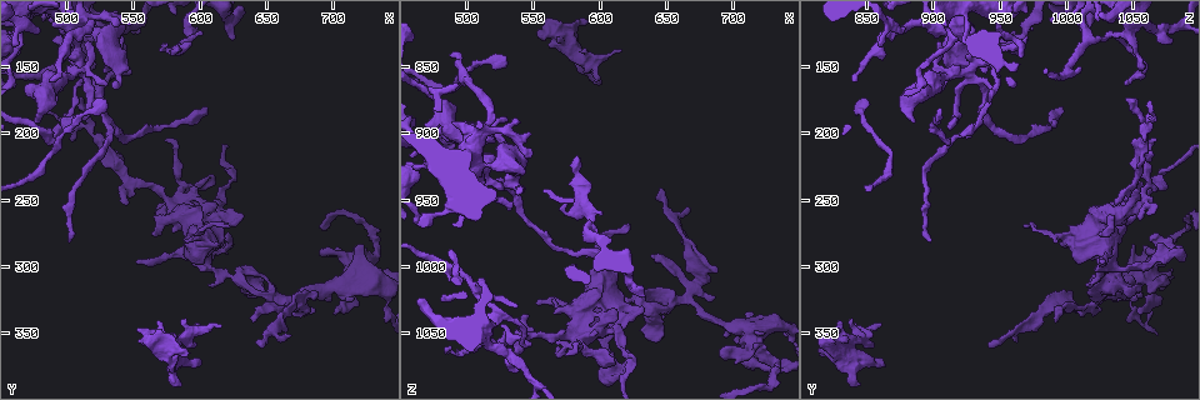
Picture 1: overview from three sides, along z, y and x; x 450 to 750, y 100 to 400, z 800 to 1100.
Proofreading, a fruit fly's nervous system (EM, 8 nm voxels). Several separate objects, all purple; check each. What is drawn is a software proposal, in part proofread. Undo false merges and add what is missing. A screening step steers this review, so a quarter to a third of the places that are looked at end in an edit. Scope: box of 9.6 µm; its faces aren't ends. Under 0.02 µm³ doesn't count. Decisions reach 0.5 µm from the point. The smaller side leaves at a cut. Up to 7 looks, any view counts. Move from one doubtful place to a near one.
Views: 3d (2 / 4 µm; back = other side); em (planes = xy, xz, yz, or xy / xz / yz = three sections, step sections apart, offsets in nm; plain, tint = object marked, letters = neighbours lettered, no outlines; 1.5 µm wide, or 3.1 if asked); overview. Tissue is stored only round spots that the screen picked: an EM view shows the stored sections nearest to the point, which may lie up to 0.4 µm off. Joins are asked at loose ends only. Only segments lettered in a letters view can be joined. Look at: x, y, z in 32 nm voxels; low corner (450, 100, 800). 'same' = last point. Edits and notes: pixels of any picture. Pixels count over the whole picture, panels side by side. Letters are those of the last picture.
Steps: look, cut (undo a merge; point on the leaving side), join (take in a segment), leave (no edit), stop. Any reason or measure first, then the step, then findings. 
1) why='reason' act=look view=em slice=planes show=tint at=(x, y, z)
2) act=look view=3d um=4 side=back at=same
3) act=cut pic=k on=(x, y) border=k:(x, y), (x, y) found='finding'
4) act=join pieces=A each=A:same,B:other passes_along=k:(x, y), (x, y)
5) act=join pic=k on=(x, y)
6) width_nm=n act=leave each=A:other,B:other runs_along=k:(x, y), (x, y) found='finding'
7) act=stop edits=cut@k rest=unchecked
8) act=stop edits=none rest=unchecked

why='sharp bend' act=look view=3d um=2 at=(714, 306, 1052)

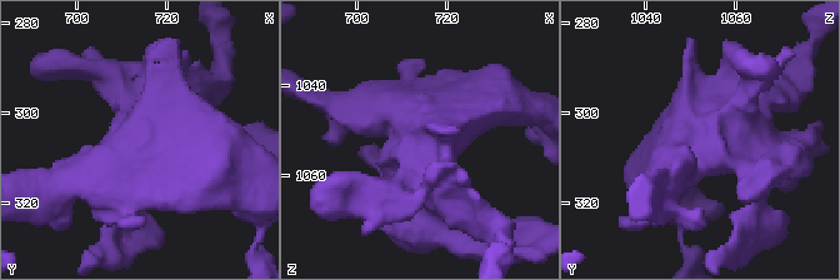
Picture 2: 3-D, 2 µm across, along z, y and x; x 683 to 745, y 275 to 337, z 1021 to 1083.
why='shape alone is not enough' act=look view=em slice=planes show=letters at=(713, 308, 1049)

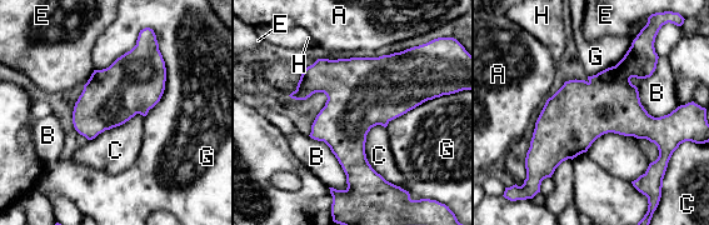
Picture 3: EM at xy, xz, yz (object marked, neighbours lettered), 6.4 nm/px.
longest_contact=G:500nm act=leave each=A:other,B:other,C:other,E:other,G:other,H:other border=3:(377, 124), (365, 158), (383, 176) found='continuous, no second neuron'

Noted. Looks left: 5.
why='free end' act=look view=3d um=2 at=(544, 120, 930)

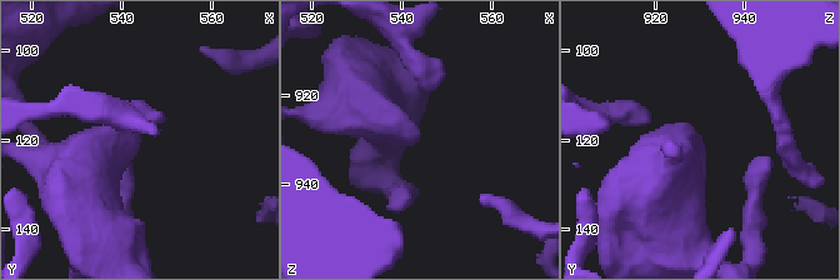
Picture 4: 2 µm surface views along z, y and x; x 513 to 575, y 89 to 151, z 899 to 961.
why='shape alone is not enough' act=look view=em slice=planes show=letters at=(544, 120, 930)

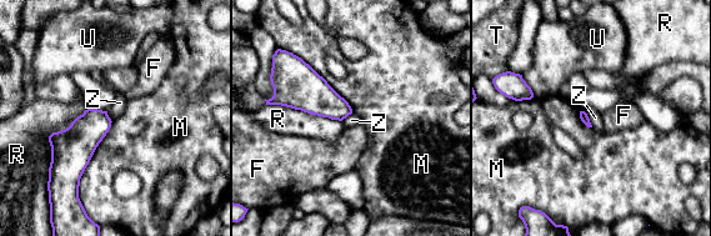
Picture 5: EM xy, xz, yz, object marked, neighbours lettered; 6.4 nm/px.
longest_contact=M:550nm act=leave each=F:other,M:other,R:other,T:other,U:other,Z:other border=5:(584, 111), (592, 126) found='none of them fits'

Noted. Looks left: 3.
why='an open end' act=look view=3d um=4 at=(614, 346, 840)

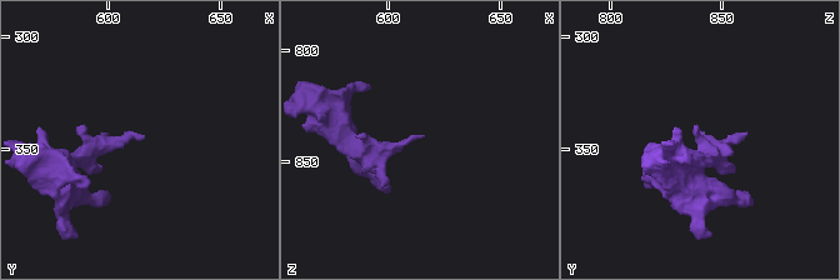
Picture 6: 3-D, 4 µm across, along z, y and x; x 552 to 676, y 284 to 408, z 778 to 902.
why='now the EM' act=look view=em slice=planes show=letters at=(617, 346, 838)

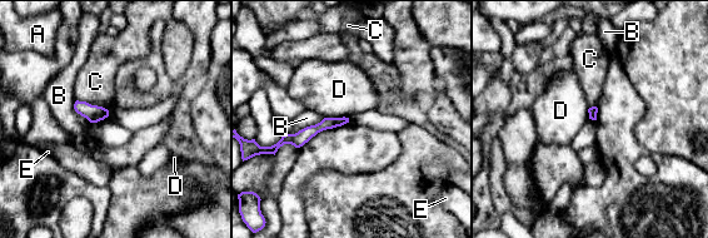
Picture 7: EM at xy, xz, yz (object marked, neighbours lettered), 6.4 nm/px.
longest_contact=B:260nm act=leave each=A:other,B:other,C:other,D:other,E:other border=7:(348, 117), (325, 118) found='none of them fits'

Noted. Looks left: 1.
act=stop edits=none rest=unchecked

